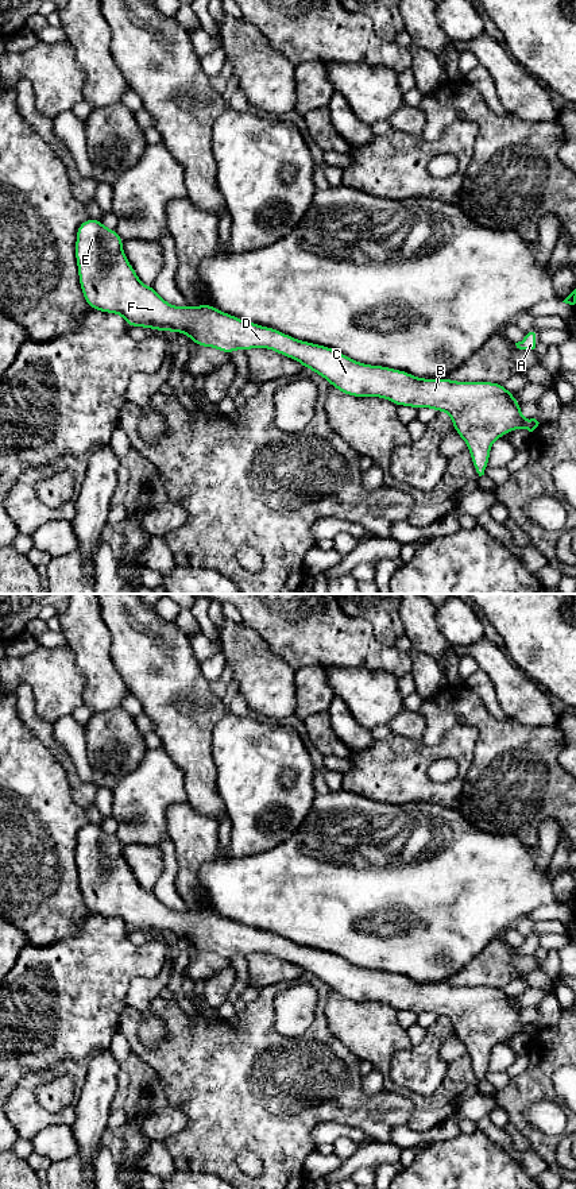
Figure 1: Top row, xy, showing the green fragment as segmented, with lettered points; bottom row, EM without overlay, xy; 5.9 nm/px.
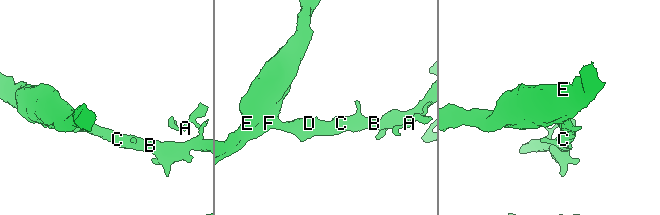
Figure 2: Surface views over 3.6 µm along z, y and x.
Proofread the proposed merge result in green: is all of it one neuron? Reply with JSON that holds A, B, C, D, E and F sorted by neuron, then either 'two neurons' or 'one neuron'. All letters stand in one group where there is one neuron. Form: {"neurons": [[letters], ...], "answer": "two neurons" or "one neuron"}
{"neurons": [["A", "B", "C", "D", "E", "F"]], "answer": "one neuron"}

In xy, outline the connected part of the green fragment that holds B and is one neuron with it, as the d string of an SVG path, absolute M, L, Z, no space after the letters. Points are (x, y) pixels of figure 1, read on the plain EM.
M86 823L80 829L76 845L76 865L86 908L100 916L120 919L128 931L143 931L155 935L167 934L173 938L183 937L198 951L213 951L229 960L237 953L244 956L268 953L298 965L305 973L313 974L333 992L351 1001L379 1001L391 1005L397 1011L406 1010L417 1015L432 1012L437 1016L447 1016L452 1023L455 1035L468 1049L472 1069L479 1081L484 1080L488 1072L490 1055L495 1045L518 1032L533 1036L540 1028L536 1023L526 1024L521 1020L521 1008L502 988L418 983L402 974L352 965L336 954L301 946L274 933L243 926L232 919L220 916L210 908L189 910L186 912L174 911L166 907L152 891L146 891L140 887L123 857L123 844L116 834L105 833L101 825Z

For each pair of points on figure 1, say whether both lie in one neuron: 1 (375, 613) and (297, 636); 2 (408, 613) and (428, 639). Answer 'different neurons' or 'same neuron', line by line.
1: different neurons
2: same neuron

